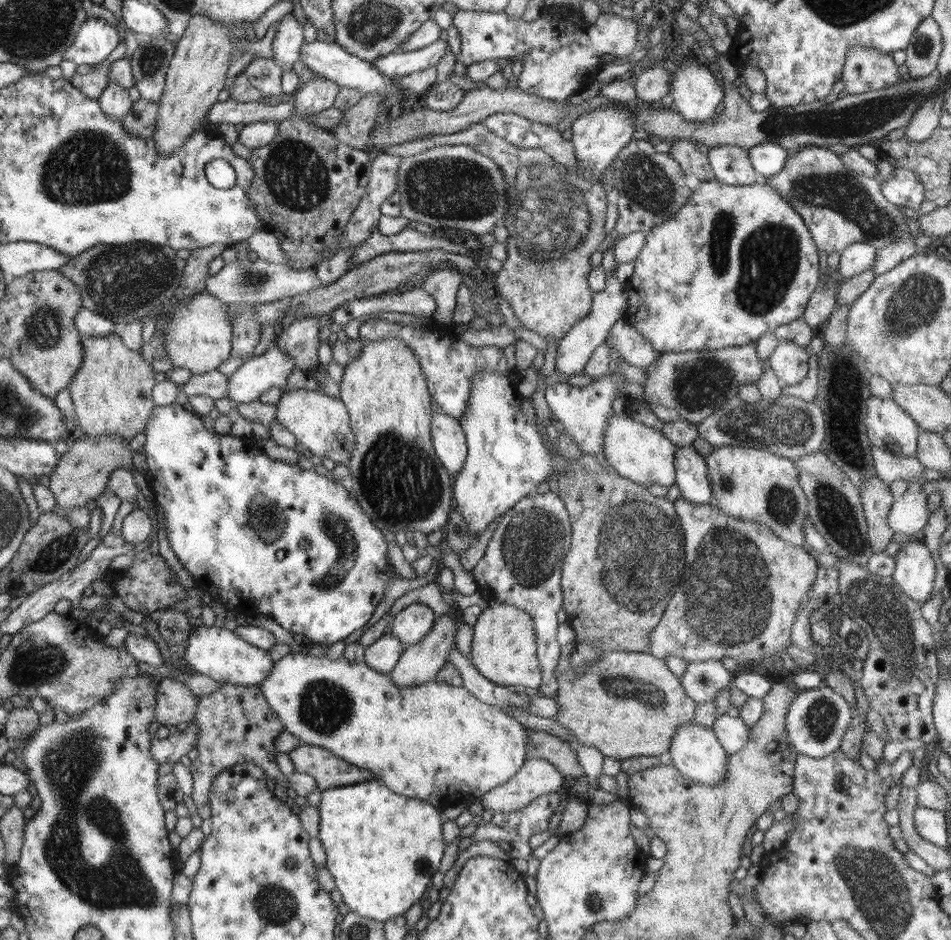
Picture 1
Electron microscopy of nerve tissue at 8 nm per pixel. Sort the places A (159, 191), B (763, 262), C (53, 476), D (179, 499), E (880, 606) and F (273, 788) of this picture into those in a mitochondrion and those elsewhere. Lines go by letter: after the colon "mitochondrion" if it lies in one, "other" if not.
A: other
B: mitochondrion
C: other
D: other
E: mitochondrion
F: other

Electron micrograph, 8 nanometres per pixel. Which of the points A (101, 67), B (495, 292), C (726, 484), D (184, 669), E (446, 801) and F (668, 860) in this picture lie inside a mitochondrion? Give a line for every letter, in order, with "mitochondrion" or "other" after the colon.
A: other
B: other
C: mitochondrion
D: other
E: other
F: other

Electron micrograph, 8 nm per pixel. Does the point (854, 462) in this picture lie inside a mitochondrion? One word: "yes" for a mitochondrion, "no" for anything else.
yes

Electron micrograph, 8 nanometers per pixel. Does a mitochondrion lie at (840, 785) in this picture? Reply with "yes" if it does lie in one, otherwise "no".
no

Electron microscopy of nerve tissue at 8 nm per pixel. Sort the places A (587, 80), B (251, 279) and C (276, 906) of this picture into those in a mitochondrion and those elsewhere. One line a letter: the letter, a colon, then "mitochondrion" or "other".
A: other
B: mitochondrion
C: mitochondrion

